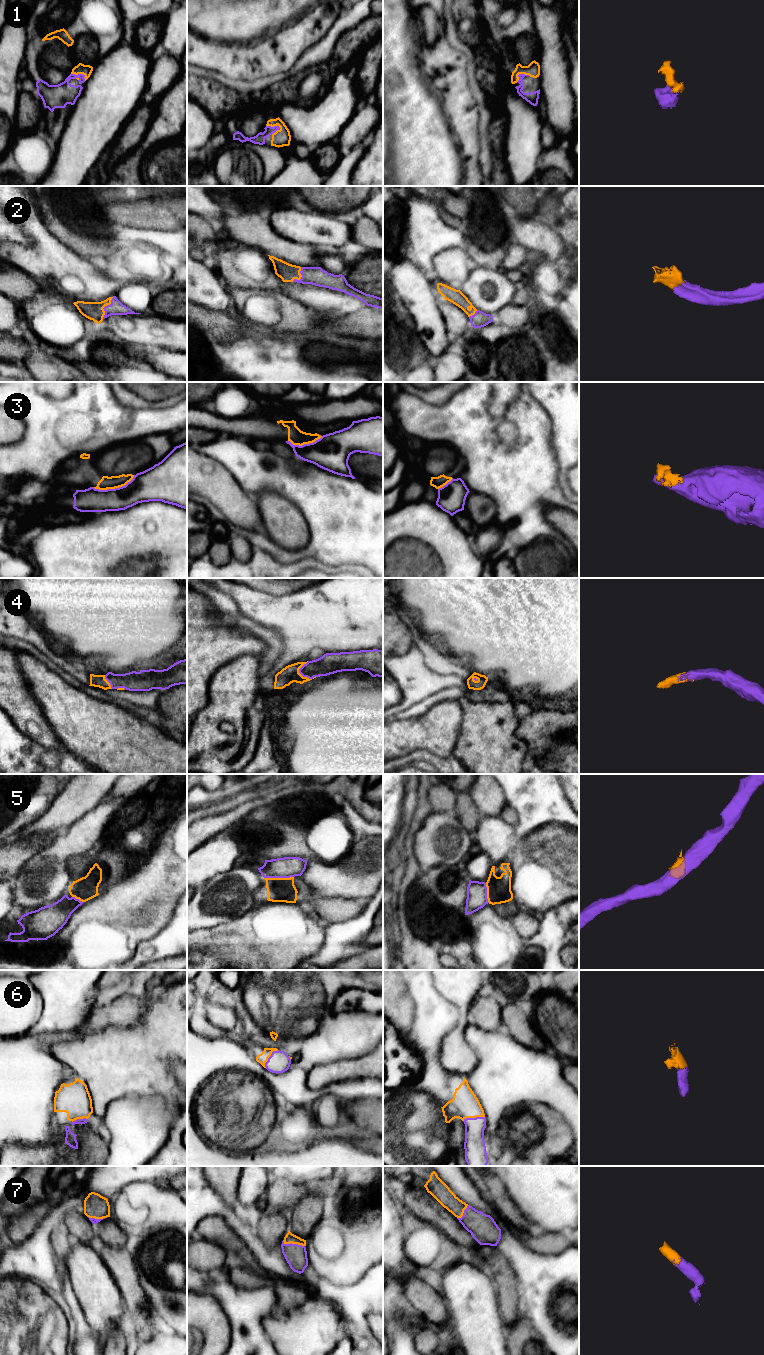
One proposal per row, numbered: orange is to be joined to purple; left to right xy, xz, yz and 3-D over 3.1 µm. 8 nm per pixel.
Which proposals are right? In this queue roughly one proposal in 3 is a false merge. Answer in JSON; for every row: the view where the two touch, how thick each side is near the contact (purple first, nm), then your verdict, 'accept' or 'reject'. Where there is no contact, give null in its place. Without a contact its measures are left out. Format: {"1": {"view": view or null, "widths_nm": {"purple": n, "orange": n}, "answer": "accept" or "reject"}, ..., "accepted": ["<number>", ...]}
{"1": {"view": "xz", "widths_nm": {"purple": 80, "orange": 140}, "answer": "accept"}, "2": {"view": "xy", "widths_nm": {"purple": 110, "orange": 150}, "answer": "accept"}, "3": {"view": "xy", "widths_nm": {"purple": 240, "orange": 100}, "answer": "reject"}, "4": {"view": "xz", "widths_nm": {"purple": 160, "orange": 140}, "answer": "accept"}, "5": {"view": "xz", "widths_nm": {"purple": 170, "orange": 190}, "answer": "reject"}, "6": {"view": "yz", "widths_nm": {"purple": 170, "orange": 220}, "answer": "accept"}, "7": {"view": "xz", "widths_nm": {"purple": 180, "orange": 80}, "answer": "accept"}, "accepted": ["1", "2", "4", "6", "7"]}

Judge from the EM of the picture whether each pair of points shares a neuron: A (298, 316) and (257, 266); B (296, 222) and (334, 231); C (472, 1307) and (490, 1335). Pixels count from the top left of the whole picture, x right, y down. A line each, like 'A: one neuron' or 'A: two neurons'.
A: two neurons
B: one neuron
C: one neuron

